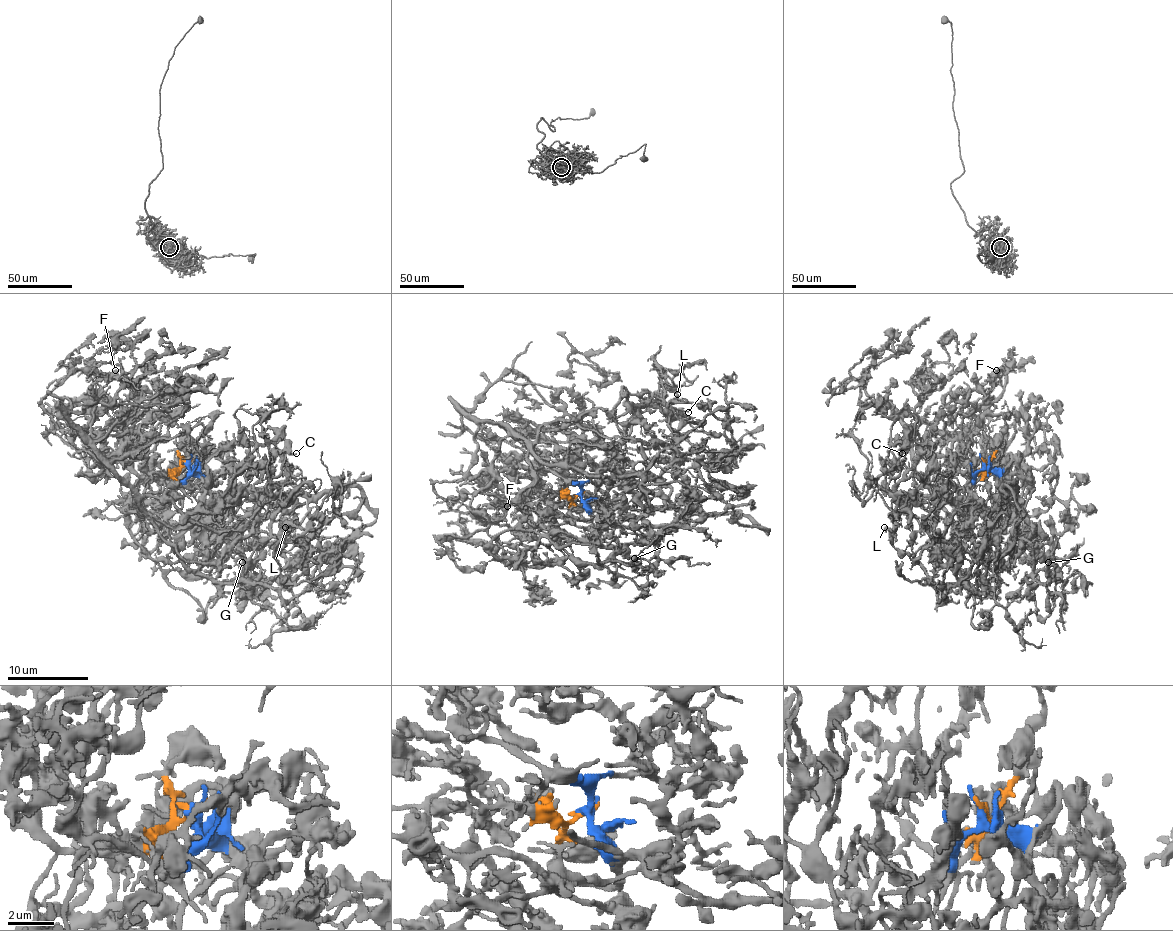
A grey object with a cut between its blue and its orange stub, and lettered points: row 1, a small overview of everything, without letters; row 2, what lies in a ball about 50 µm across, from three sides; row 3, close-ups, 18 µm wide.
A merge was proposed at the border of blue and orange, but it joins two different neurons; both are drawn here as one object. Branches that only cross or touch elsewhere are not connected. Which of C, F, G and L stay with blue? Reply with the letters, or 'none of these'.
G

